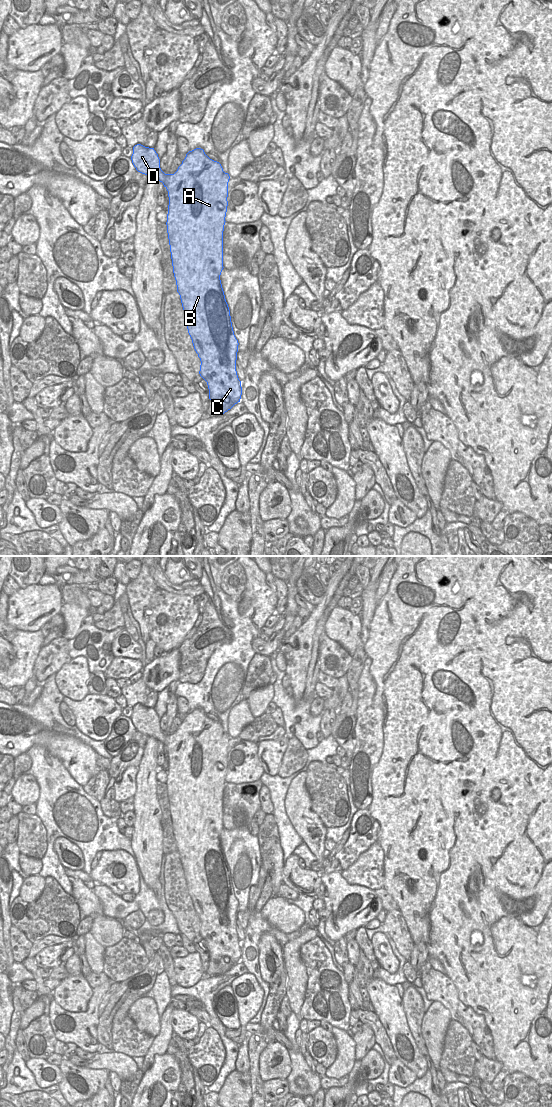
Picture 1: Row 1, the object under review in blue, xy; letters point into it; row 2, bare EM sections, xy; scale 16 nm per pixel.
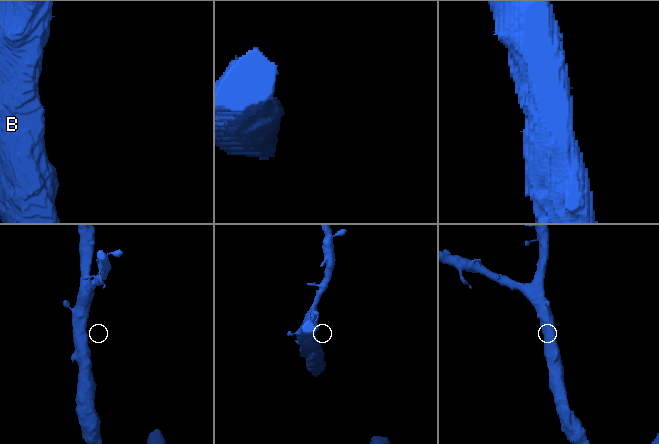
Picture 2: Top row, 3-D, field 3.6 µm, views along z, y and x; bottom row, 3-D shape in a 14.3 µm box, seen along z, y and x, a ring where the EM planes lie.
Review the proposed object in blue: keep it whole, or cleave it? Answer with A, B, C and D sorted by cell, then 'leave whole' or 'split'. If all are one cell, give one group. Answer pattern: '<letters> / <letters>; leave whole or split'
A B C D; leave whole

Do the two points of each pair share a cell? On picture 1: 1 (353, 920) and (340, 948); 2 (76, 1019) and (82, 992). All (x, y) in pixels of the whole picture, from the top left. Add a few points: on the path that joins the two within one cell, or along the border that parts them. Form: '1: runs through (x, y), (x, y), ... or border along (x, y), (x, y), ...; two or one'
1: border along (344, 935), (336, 941); two
2: border along (93, 994), (84, 1011), (67, 1011), (56, 1003); two

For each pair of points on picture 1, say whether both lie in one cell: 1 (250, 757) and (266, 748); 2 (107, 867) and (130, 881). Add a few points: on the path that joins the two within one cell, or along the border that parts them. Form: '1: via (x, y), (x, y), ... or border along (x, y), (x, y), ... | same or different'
1: border along (257, 743), (257, 758), (264, 771) | different
2: via (113, 870), (124, 878) | same

